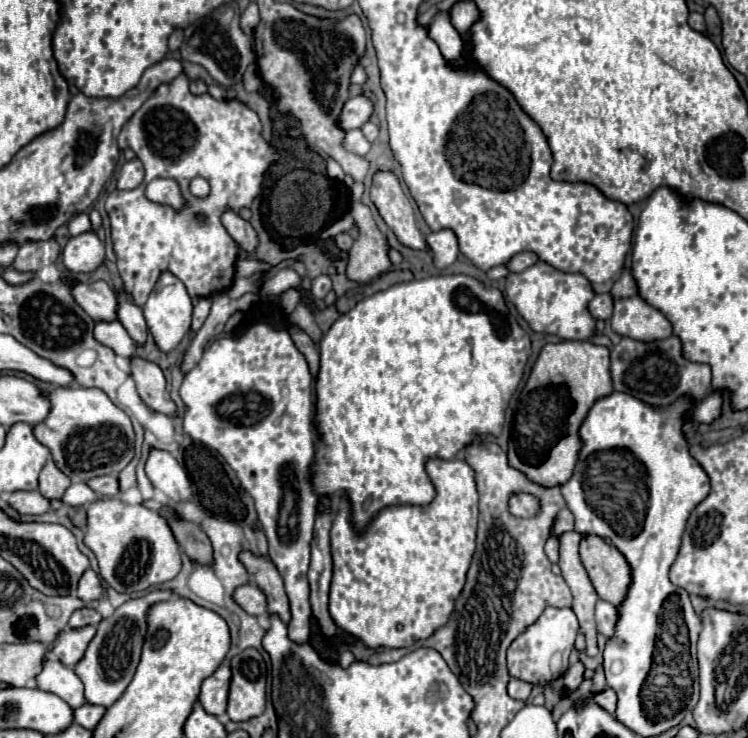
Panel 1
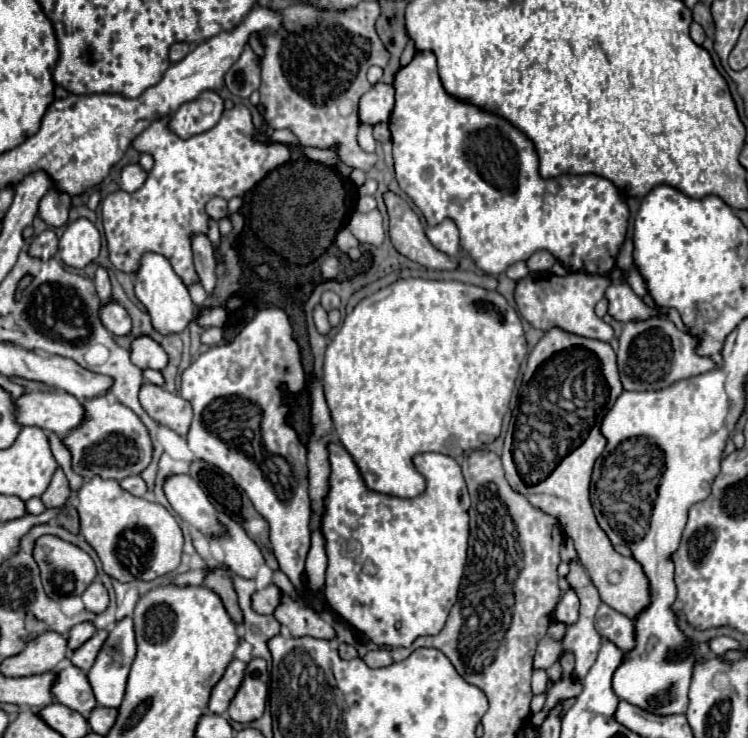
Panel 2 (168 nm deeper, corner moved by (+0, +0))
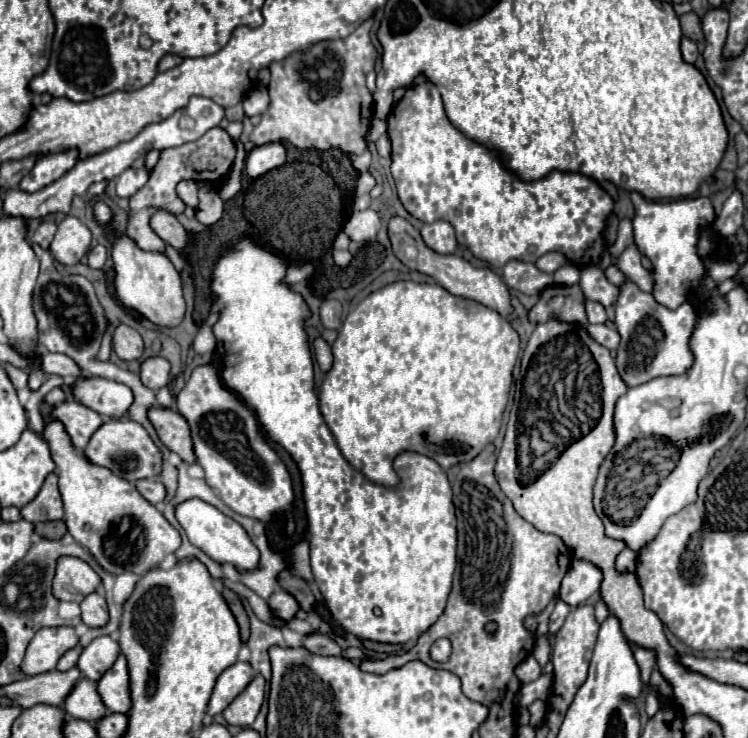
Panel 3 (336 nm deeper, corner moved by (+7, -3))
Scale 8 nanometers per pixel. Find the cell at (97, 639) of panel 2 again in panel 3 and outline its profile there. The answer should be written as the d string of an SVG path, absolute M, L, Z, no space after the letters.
M98 637L94 639L80 655L78 669L84 673L84 677L92 677L92 681L98 681L116 661L120 653L120 647L112 637Z

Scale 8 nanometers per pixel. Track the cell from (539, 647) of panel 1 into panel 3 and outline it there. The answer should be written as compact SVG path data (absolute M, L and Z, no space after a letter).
M574 559L560 589L560 599L572 607L578 607L600 589L602 573L590 561Z

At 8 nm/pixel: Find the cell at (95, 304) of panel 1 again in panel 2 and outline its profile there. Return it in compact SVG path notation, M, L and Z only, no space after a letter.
M111 298L111 302L101 304L99 308L99 318L103 322L103 326L113 332L115 336L125 336L131 334L131 318L127 314L127 310Z

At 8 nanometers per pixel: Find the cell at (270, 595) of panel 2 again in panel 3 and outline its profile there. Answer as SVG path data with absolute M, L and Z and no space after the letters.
M276 589L276 591L272 593L272 597L268 599L268 605L270 605L272 613L274 613L276 617L284 619L284 621L292 619L292 617L298 613L298 609L300 609L298 601L296 601L288 591L284 591L284 589Z

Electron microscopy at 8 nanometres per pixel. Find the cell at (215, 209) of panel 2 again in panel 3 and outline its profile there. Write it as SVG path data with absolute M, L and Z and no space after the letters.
M180 181L180 185L176 187L176 193L188 207L198 205L198 185L196 185L196 181Z

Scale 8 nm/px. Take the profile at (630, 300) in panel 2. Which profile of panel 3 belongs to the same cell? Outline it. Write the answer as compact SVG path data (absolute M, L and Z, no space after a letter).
M584 267L580 271L580 283L582 287L582 293L588 301L598 301L602 303L604 307L616 303L616 297L618 297L618 287L612 285L606 277L604 277L604 271L598 269L598 267Z

